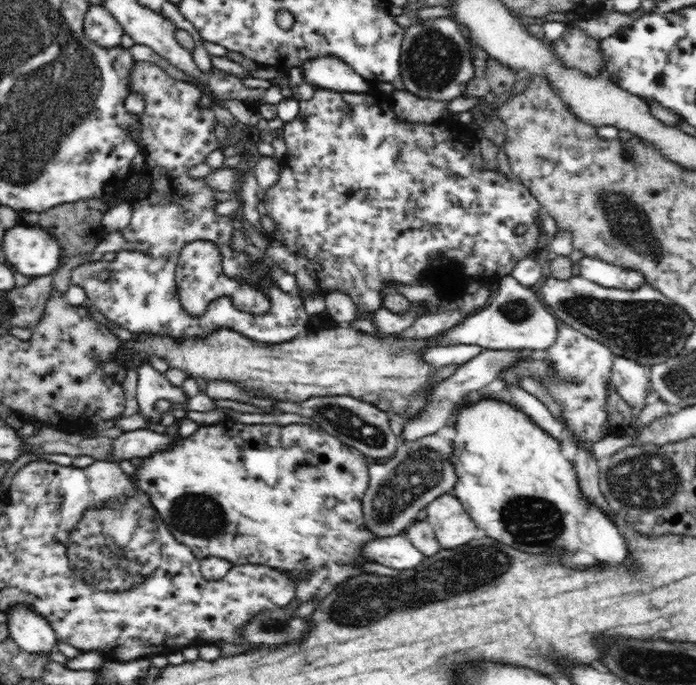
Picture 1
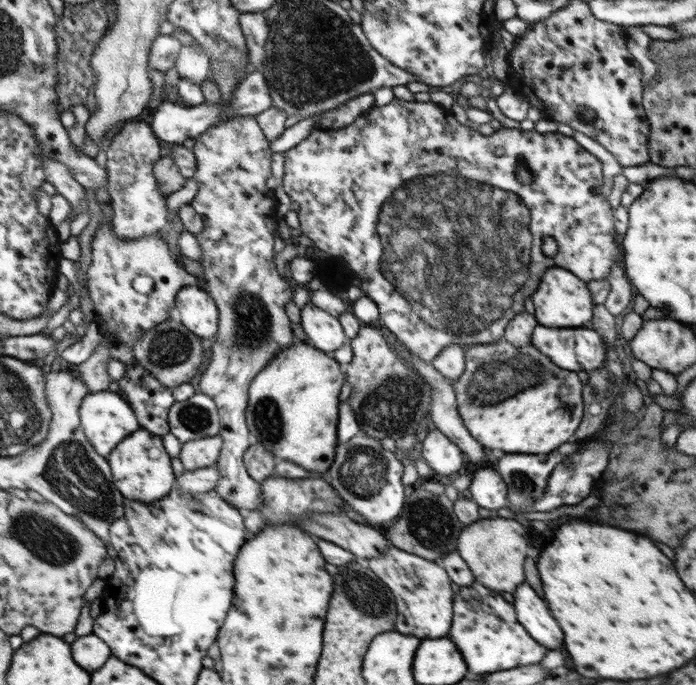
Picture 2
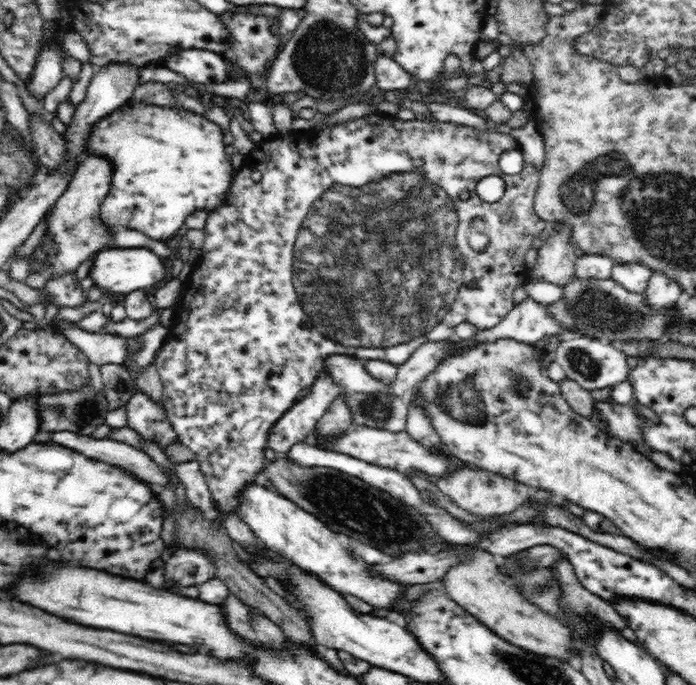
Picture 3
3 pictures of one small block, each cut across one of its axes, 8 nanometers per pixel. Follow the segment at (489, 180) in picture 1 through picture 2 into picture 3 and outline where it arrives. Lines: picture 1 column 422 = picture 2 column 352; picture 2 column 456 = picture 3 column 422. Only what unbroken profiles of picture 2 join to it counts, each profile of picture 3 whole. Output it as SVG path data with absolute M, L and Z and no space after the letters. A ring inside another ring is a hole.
M375 112L370 115L366 115L358 120L351 120L344 122L344 124L336 124L336 126L327 127L326 129L315 129L309 132L295 132L291 131L290 134L284 137L275 136L267 140L262 140L260 143L254 146L245 147L244 163L238 170L232 186L230 186L230 192L226 194L226 200L222 200L222 206L218 206L214 212L208 213L206 219L206 226L203 229L205 240L202 244L201 255L198 261L194 263L191 274L183 279L181 288L182 296L177 301L177 314L174 322L171 324L168 331L168 338L162 345L162 348L156 353L155 367L158 370L158 375L163 384L163 395L161 402L167 412L168 420L176 431L179 442L184 446L187 446L193 454L195 454L195 461L200 465L200 470L206 479L209 491L212 493L216 515L212 518L212 521L216 525L221 526L219 518L226 513L235 513L237 511L237 504L239 503L239 492L248 484L256 483L261 480L261 470L263 464L266 462L264 457L264 450L268 448L267 440L272 425L294 404L297 402L298 395L306 387L311 387L314 382L319 378L323 372L324 360L330 355L350 355L357 359L366 360L386 360L396 366L406 362L407 358L424 342L436 342L440 340L448 340L454 337L454 328L462 322L468 322L468 324L474 324L478 330L488 330L494 328L516 305L512 299L512 292L518 287L523 287L528 277L528 268L524 258L526 258L526 252L529 248L532 248L532 242L540 236L550 224L543 221L534 211L534 196L536 188L539 184L539 171L532 165L526 163L526 168L523 172L516 175L508 175L502 171L499 164L500 156L504 151L512 149L519 150L516 140L501 130L488 130L482 132L476 128L468 126L460 126L460 124L453 124L450 122L433 122L412 120L410 122L403 122L396 117L389 117L383 115L380 112ZM488 176L496 176L504 179L505 182L505 194L498 200L498 202L484 202L480 197L475 195L476 184Z

